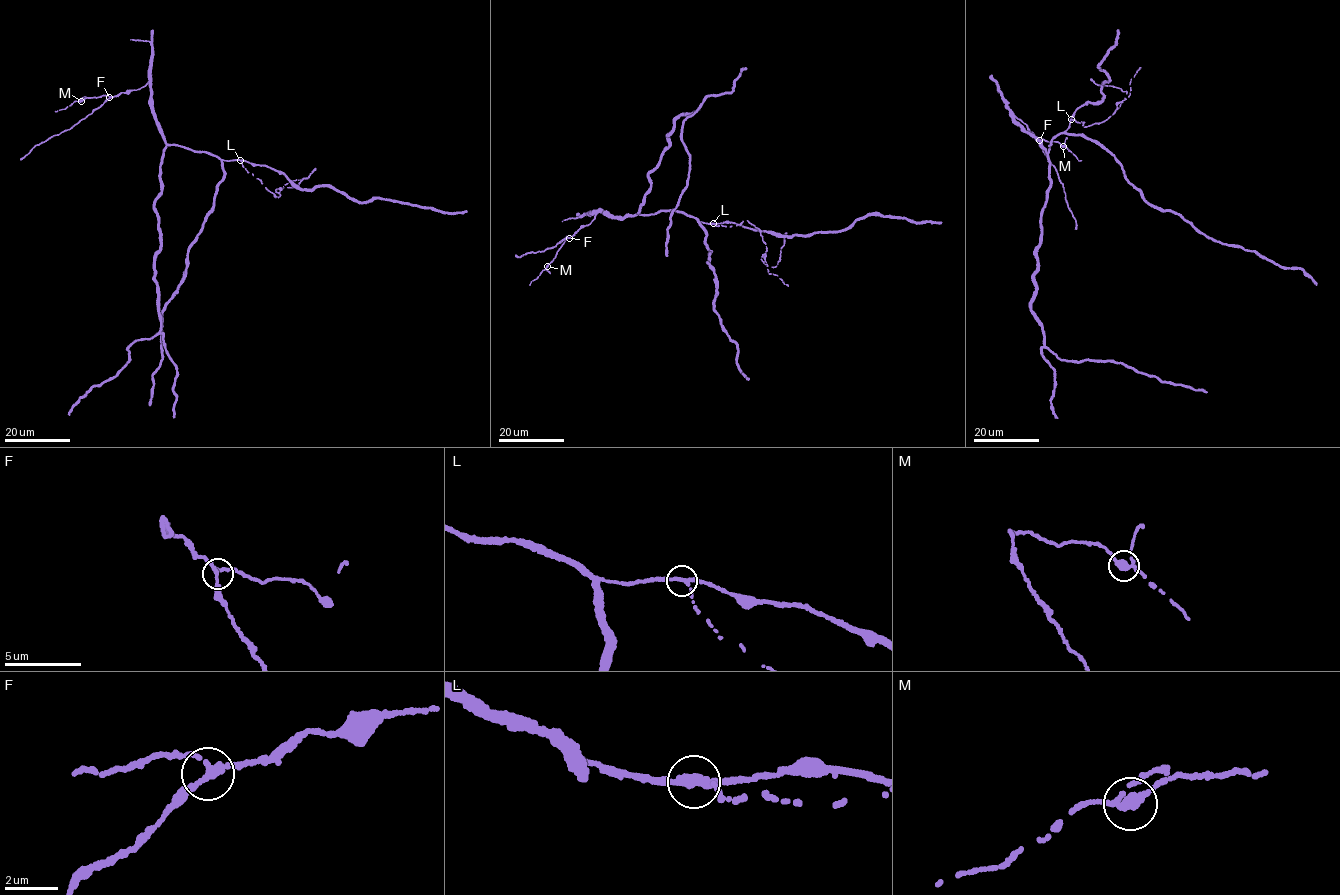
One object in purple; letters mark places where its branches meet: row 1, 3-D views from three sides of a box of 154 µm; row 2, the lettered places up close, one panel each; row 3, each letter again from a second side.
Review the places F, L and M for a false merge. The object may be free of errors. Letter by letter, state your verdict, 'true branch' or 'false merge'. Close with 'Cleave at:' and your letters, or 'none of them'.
F: true branch
L: false merge
M: true branch
Cleave at: L

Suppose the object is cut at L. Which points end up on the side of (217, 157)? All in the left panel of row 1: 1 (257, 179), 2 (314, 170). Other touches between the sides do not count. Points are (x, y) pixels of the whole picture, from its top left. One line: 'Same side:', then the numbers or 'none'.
Same side: none

